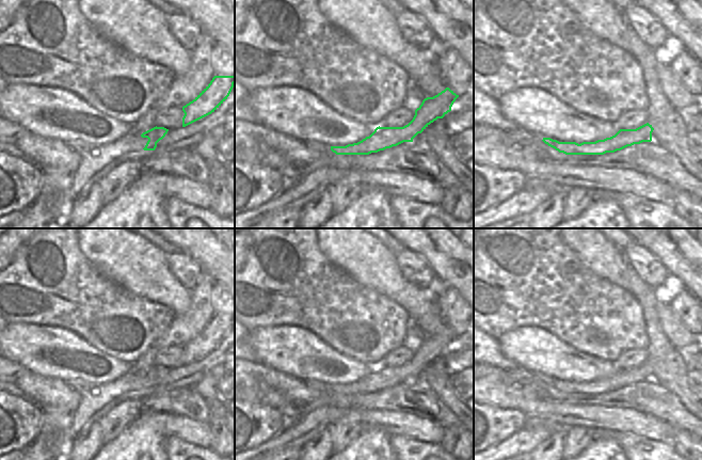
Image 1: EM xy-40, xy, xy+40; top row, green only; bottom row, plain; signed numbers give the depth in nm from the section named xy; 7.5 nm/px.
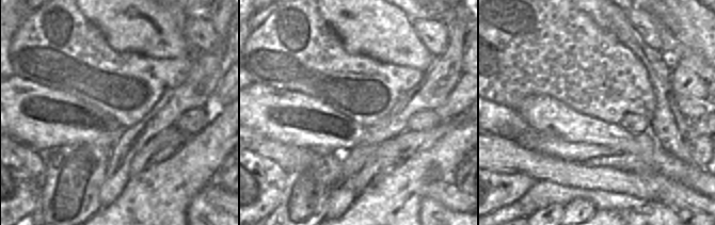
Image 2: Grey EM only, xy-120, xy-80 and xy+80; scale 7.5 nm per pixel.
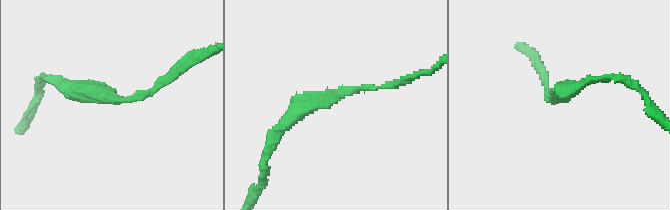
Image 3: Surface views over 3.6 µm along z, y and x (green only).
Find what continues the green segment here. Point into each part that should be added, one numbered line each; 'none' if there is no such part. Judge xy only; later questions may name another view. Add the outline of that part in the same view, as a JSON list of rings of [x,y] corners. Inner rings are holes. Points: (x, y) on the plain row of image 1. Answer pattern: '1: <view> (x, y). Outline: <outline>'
none.

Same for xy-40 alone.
none.

